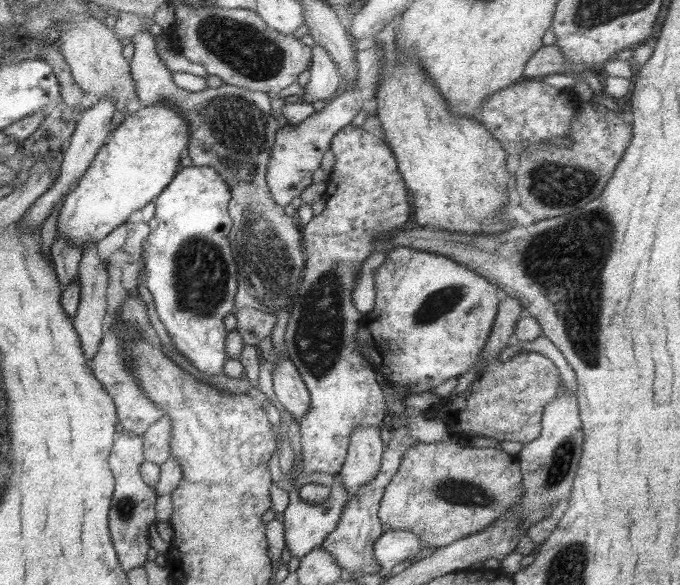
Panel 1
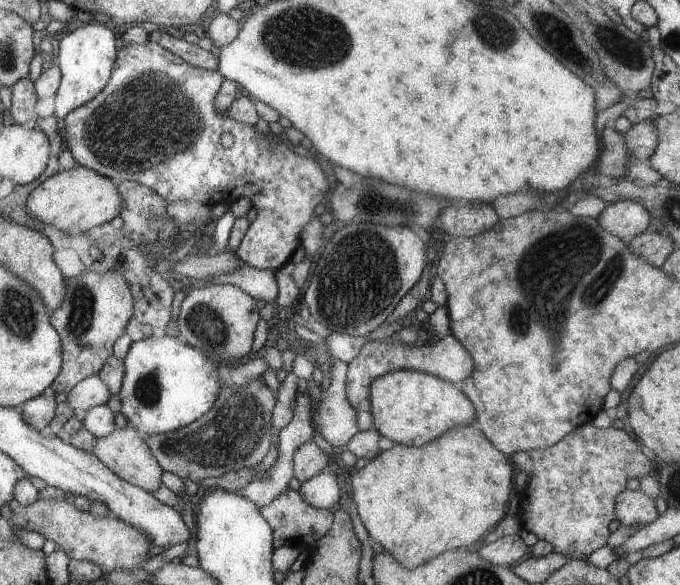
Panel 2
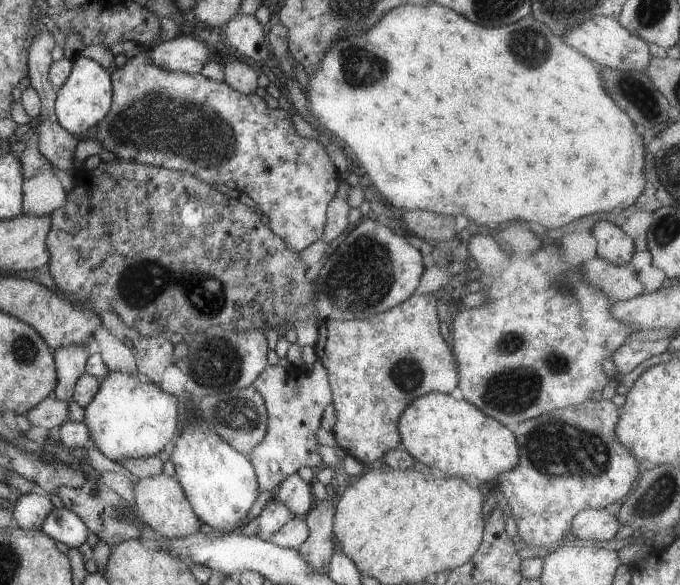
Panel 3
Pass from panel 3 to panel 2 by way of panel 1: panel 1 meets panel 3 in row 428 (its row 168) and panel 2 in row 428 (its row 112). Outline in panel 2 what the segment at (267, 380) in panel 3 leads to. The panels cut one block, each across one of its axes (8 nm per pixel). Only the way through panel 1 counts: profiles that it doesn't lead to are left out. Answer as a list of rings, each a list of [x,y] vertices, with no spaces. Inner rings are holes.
[[[335,361],[331,366],[332,379],[329,386],[320,392],[319,405],[312,412],[312,427],[335,449],[340,450],[357,432],[357,416],[345,396],[347,363]]]

